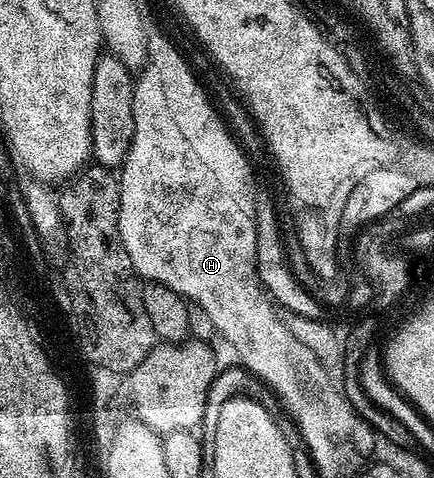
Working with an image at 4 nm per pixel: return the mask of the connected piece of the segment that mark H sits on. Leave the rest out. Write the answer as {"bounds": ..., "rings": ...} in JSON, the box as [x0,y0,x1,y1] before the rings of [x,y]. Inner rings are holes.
{"bounds":[118,32,357,462],"rings":[[[155,32],[147,39],[147,61],[143,63],[135,78],[135,91],[133,92],[133,140],[129,144],[129,152],[125,156],[121,169],[118,171],[119,180],[119,235],[121,244],[125,252],[129,252],[129,260],[133,260],[135,273],[139,275],[144,283],[156,282],[165,284],[165,288],[173,288],[188,303],[197,305],[203,309],[203,314],[227,337],[227,342],[239,353],[238,365],[243,367],[252,378],[260,378],[273,393],[279,397],[281,405],[287,409],[289,417],[295,421],[295,426],[299,429],[302,445],[307,447],[311,453],[311,461],[315,462],[318,458],[341,458],[341,440],[349,440],[349,432],[355,430],[353,420],[357,420],[356,407],[351,407],[341,395],[335,391],[336,383],[329,375],[327,368],[320,362],[318,356],[305,348],[297,336],[293,336],[288,319],[282,318],[275,311],[276,303],[266,290],[263,289],[263,282],[259,278],[259,269],[255,261],[257,260],[257,220],[255,219],[255,208],[257,203],[257,193],[255,194],[255,170],[251,167],[251,162],[247,159],[245,151],[239,147],[237,139],[231,135],[229,127],[223,123],[223,118],[219,115],[217,107],[211,103],[211,98],[207,95],[205,87],[199,83],[197,75],[191,71],[189,63],[183,59],[183,54],[171,43],[172,39],[160,32]]]}

